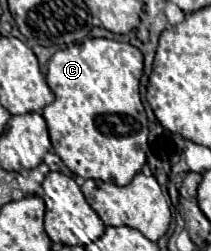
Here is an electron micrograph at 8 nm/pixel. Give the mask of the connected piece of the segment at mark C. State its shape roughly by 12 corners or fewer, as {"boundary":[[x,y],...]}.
{"boundary":[[86,38],[48,62],[68,170],[126,186],[146,164],[142,52]]}

